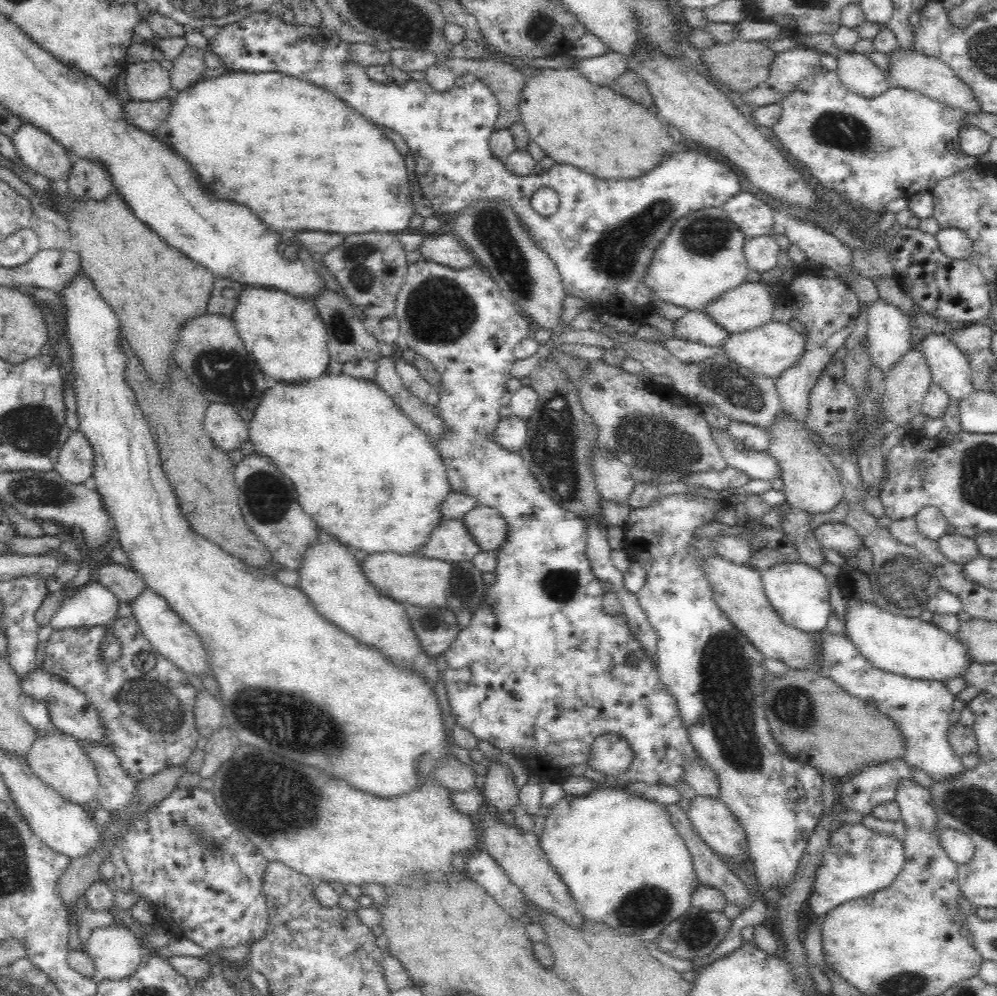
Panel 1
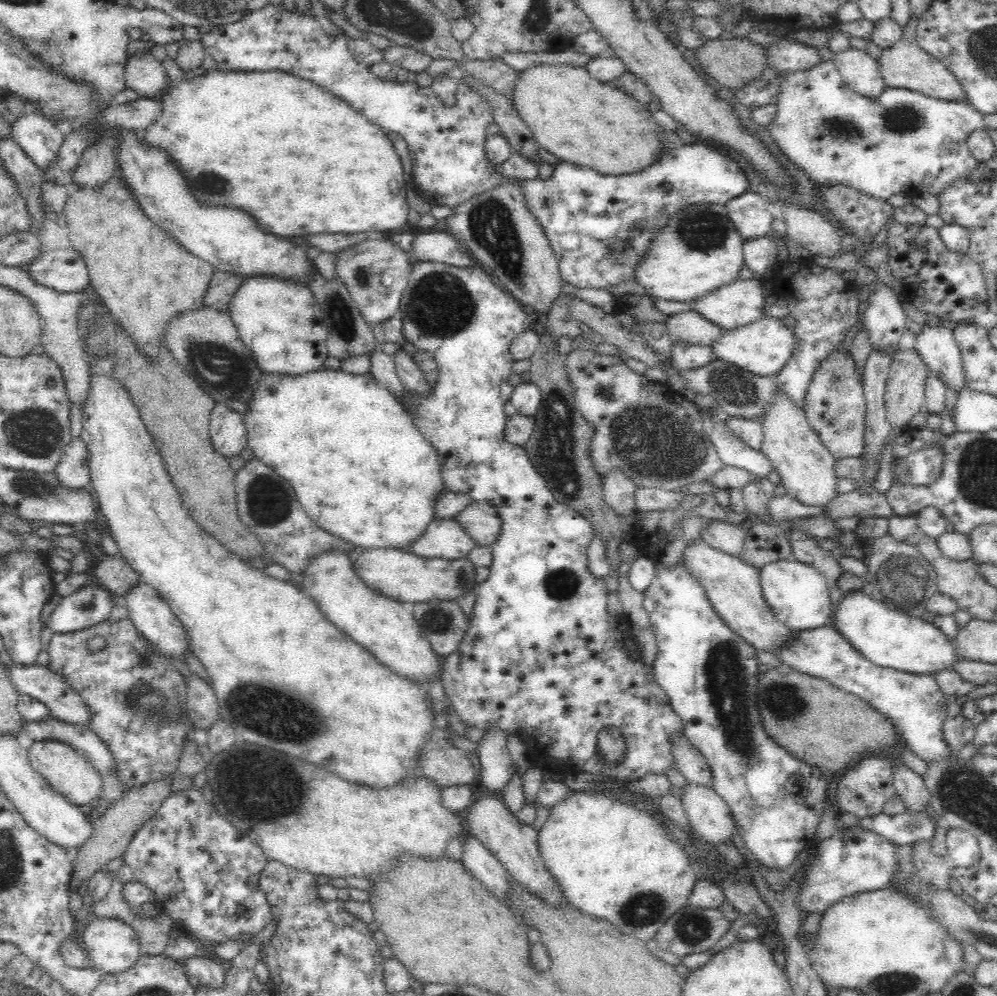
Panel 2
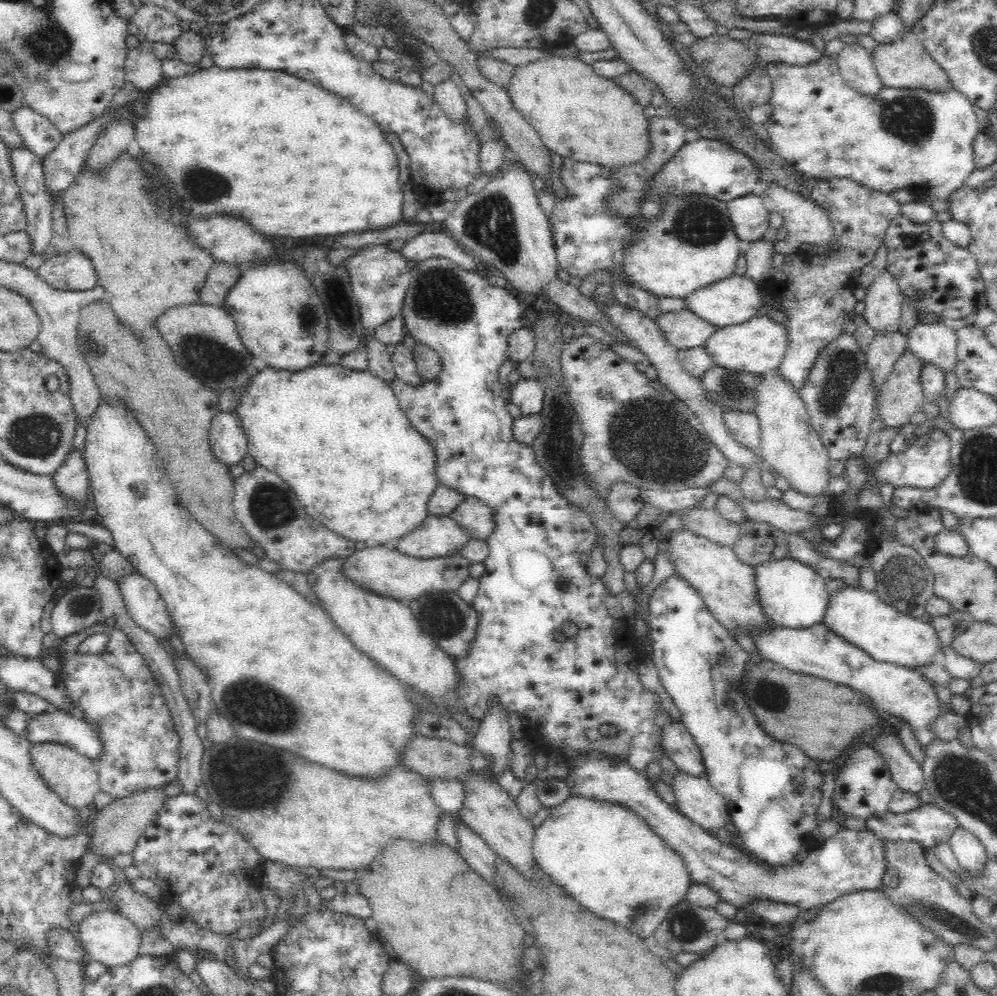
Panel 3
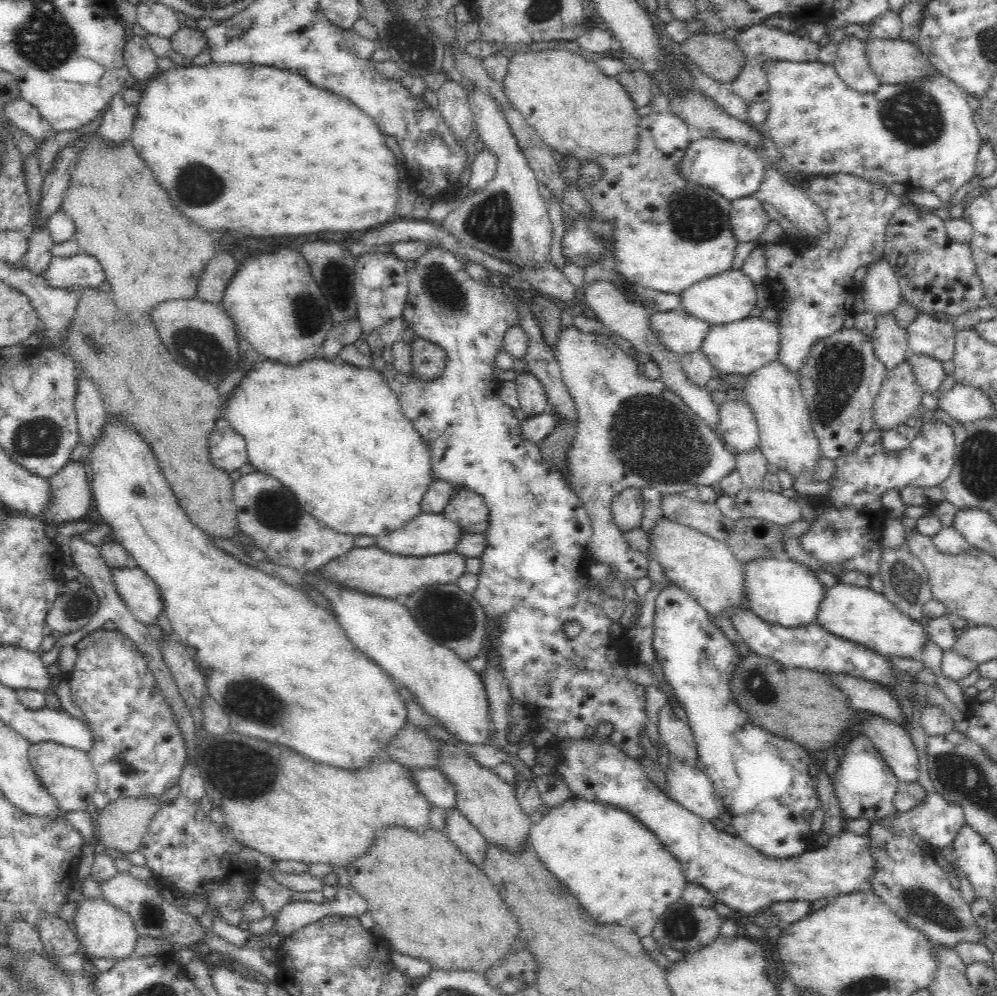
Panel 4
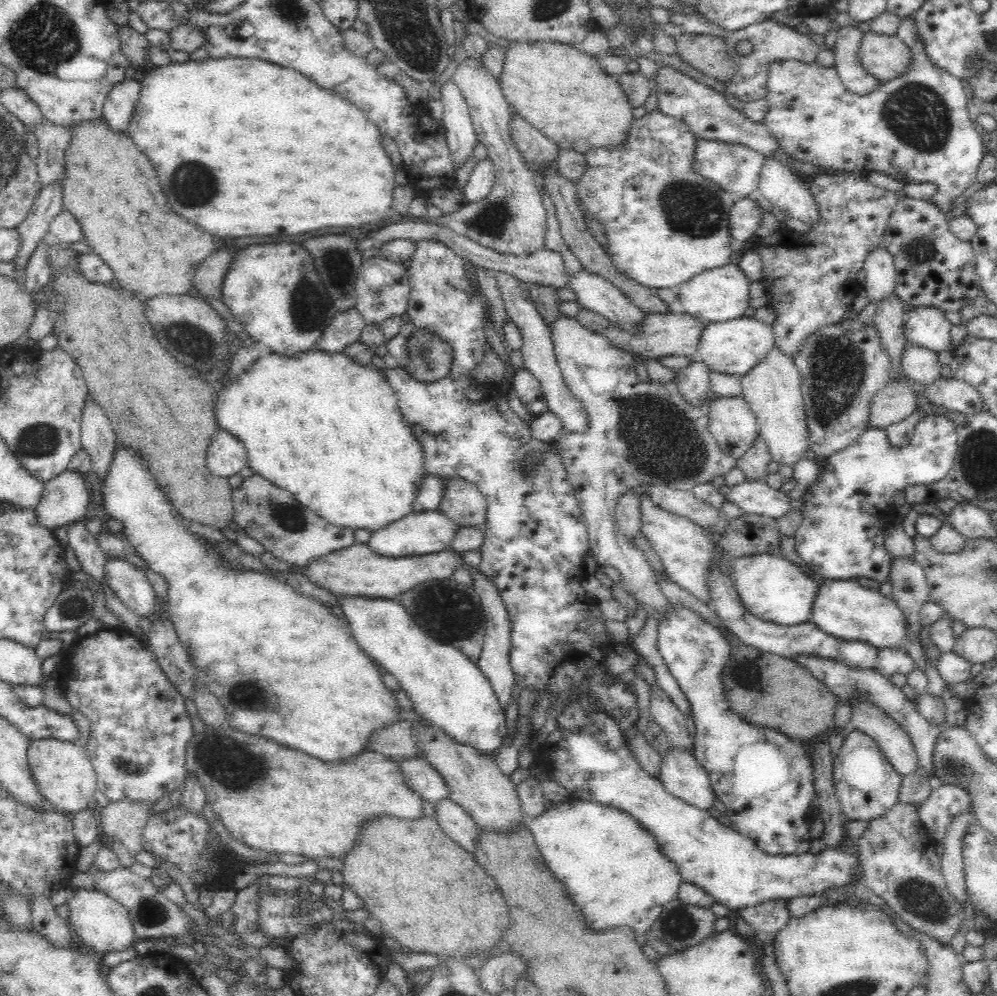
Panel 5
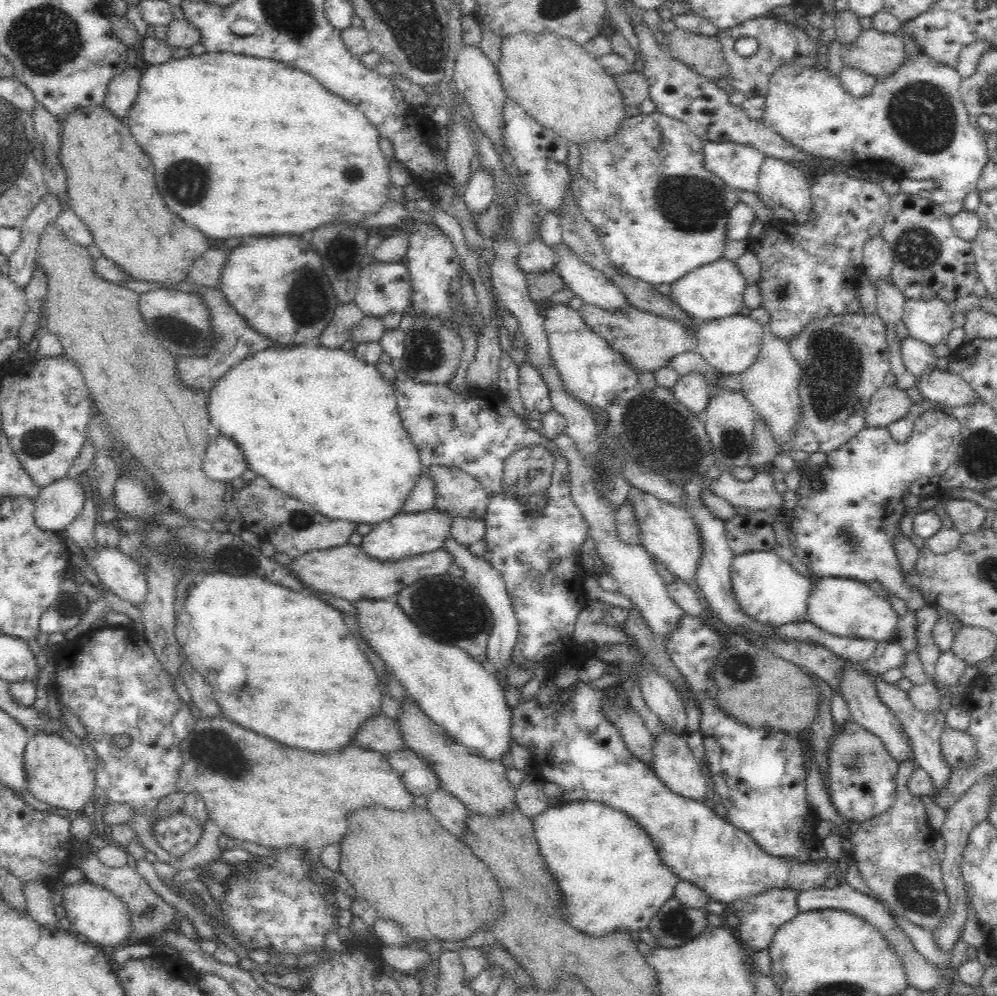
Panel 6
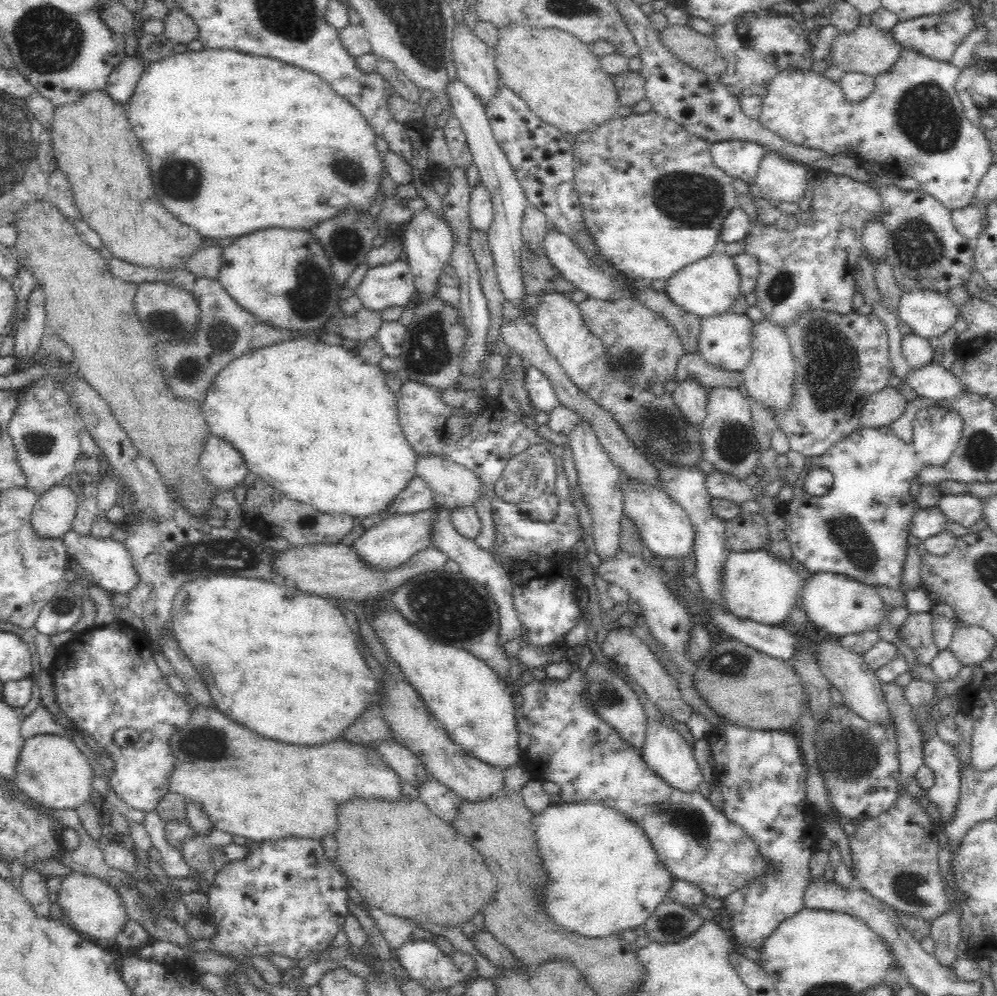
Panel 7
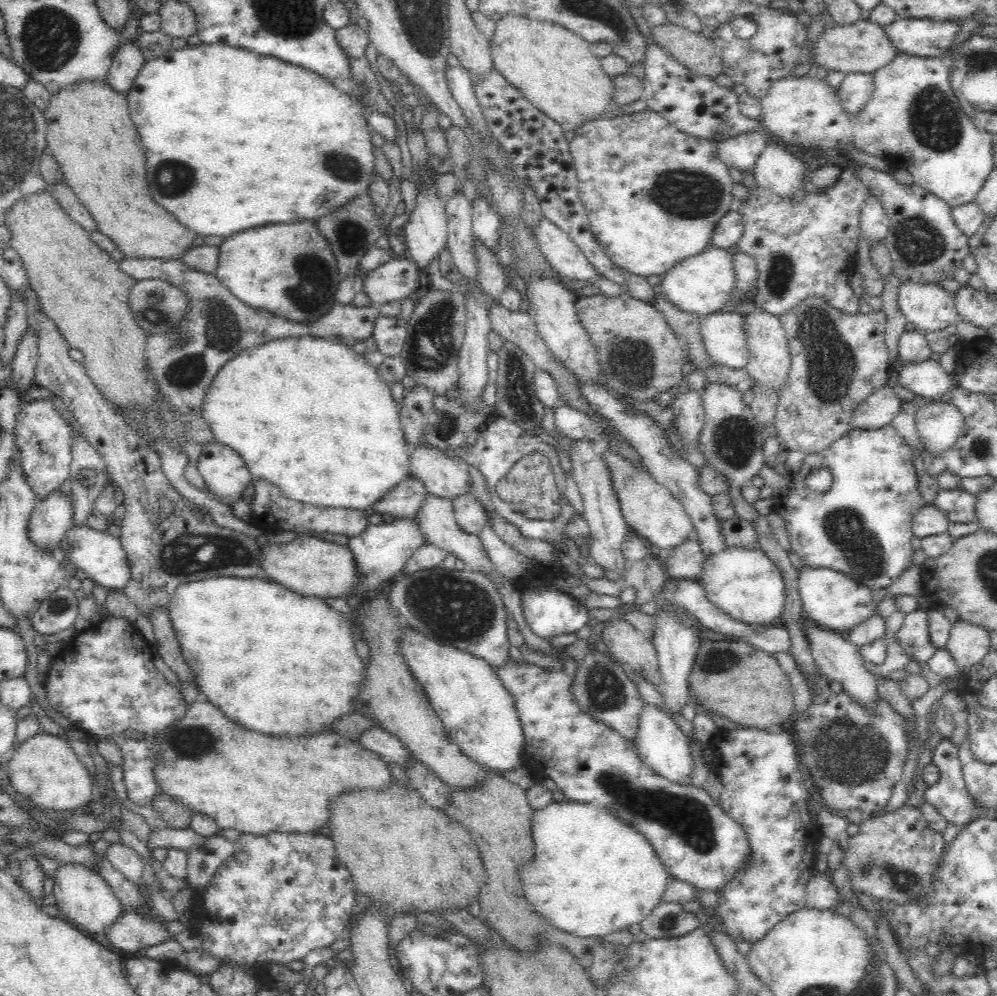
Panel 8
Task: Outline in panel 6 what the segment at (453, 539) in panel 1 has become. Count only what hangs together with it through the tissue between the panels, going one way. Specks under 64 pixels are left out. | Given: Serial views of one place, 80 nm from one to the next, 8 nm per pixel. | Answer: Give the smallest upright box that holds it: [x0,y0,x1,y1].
[360,507,452,562]

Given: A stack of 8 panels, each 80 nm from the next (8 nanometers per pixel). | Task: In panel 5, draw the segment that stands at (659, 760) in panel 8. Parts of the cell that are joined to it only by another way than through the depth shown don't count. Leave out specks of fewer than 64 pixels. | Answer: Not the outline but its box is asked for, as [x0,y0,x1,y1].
[659,748,718,812]

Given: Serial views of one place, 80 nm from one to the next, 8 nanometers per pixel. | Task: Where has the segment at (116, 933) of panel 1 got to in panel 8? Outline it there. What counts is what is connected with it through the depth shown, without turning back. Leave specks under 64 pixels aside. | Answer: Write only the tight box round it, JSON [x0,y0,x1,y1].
[53,864,123,934]

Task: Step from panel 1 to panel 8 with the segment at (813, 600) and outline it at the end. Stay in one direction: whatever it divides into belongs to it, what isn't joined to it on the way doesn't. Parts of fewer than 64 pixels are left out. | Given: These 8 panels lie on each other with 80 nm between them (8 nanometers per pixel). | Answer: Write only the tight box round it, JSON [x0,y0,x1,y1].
[698,546,785,625]

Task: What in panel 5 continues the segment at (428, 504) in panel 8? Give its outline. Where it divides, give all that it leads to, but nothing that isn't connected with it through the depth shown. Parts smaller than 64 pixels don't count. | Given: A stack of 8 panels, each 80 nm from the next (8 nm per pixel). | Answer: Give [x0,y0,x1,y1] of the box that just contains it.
[470,566,515,714]

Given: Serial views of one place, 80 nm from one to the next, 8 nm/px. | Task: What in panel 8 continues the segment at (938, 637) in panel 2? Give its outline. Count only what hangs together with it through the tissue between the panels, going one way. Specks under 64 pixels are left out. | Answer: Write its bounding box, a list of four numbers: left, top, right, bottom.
[798,566,878,635]

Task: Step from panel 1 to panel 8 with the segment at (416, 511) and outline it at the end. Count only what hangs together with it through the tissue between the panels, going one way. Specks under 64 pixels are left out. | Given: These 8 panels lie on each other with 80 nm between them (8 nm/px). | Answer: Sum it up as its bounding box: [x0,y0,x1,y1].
[201,337,412,511]

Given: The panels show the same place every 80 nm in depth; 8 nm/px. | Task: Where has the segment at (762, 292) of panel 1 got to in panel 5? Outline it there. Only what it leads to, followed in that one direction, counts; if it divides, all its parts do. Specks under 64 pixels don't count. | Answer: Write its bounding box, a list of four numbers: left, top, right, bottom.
[677,264,750,324]

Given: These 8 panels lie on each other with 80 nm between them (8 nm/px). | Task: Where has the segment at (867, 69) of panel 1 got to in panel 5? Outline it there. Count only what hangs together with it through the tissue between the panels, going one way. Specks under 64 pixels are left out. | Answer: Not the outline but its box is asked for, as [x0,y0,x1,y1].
[835,27,880,95]

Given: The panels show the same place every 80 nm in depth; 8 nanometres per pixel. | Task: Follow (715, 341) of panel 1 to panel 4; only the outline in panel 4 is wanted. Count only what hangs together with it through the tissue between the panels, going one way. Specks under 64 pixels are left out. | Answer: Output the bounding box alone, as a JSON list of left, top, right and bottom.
[649,308,710,355]

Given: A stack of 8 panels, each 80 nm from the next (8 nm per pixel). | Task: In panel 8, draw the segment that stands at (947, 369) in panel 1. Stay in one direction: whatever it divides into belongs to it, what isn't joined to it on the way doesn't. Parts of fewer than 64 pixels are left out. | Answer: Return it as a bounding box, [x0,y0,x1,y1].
[897,283,960,335]

